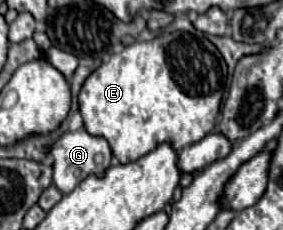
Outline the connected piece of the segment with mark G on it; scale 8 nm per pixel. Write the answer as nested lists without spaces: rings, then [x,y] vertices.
[[[87,130],[65,132],[53,144],[51,156],[53,156],[53,182],[63,194],[69,194],[73,188],[79,186],[79,182],[83,182],[91,174],[101,178],[107,172],[107,168],[111,166],[111,162],[113,162],[113,154],[111,154],[111,148],[109,148],[107,140],[91,136]]]

